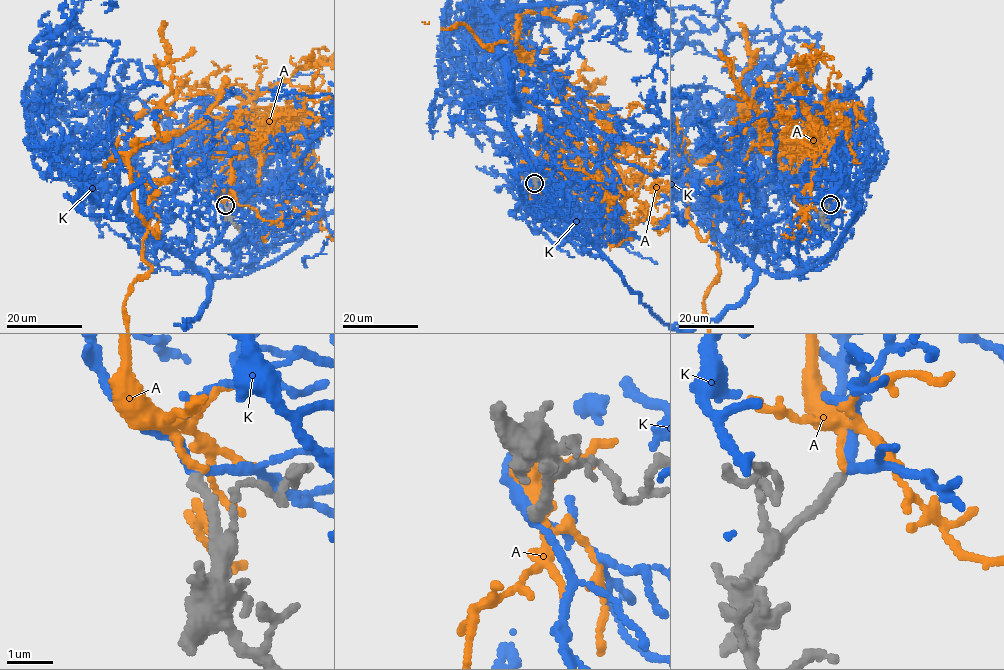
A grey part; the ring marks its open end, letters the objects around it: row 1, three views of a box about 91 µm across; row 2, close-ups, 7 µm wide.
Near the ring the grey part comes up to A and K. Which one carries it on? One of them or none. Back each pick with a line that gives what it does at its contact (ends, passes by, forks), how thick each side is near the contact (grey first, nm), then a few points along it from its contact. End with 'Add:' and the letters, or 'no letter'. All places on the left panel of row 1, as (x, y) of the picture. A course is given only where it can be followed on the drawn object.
K: It passes by. Thickness 240 nm (grey) against 180 nm
Add: K

